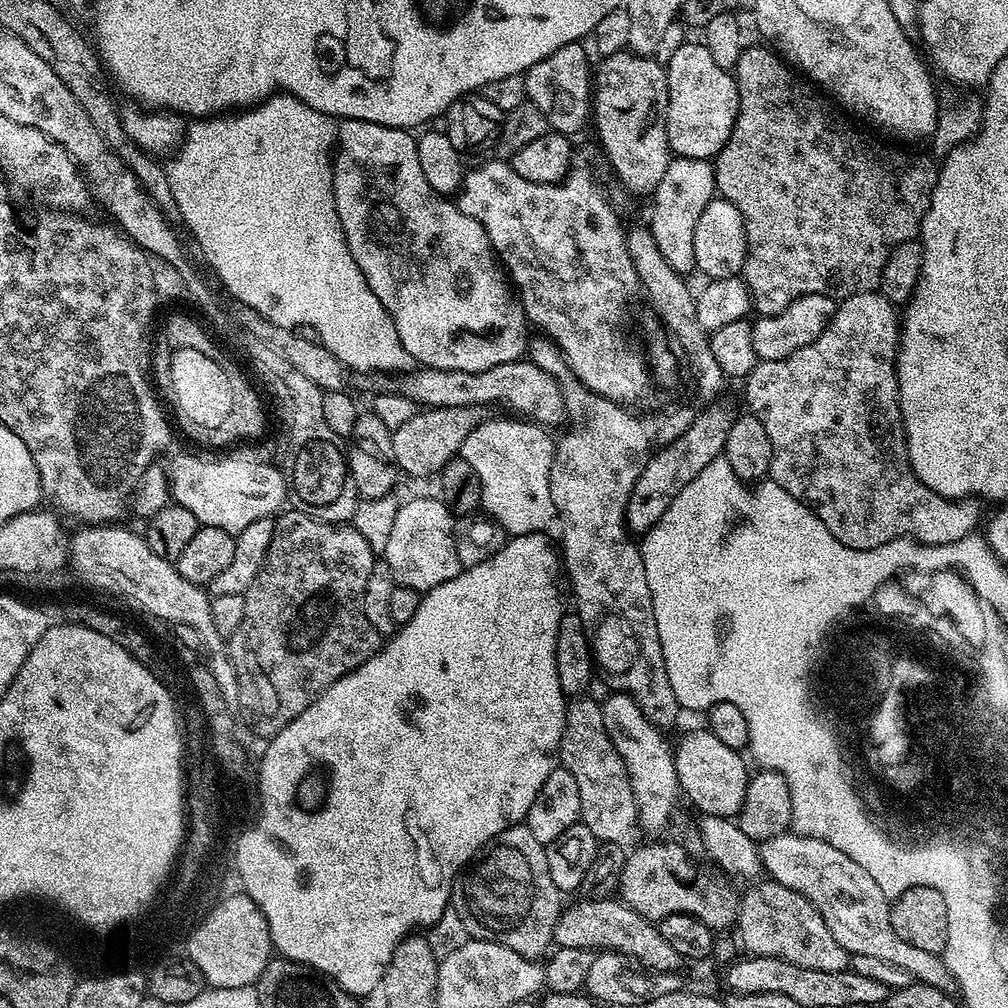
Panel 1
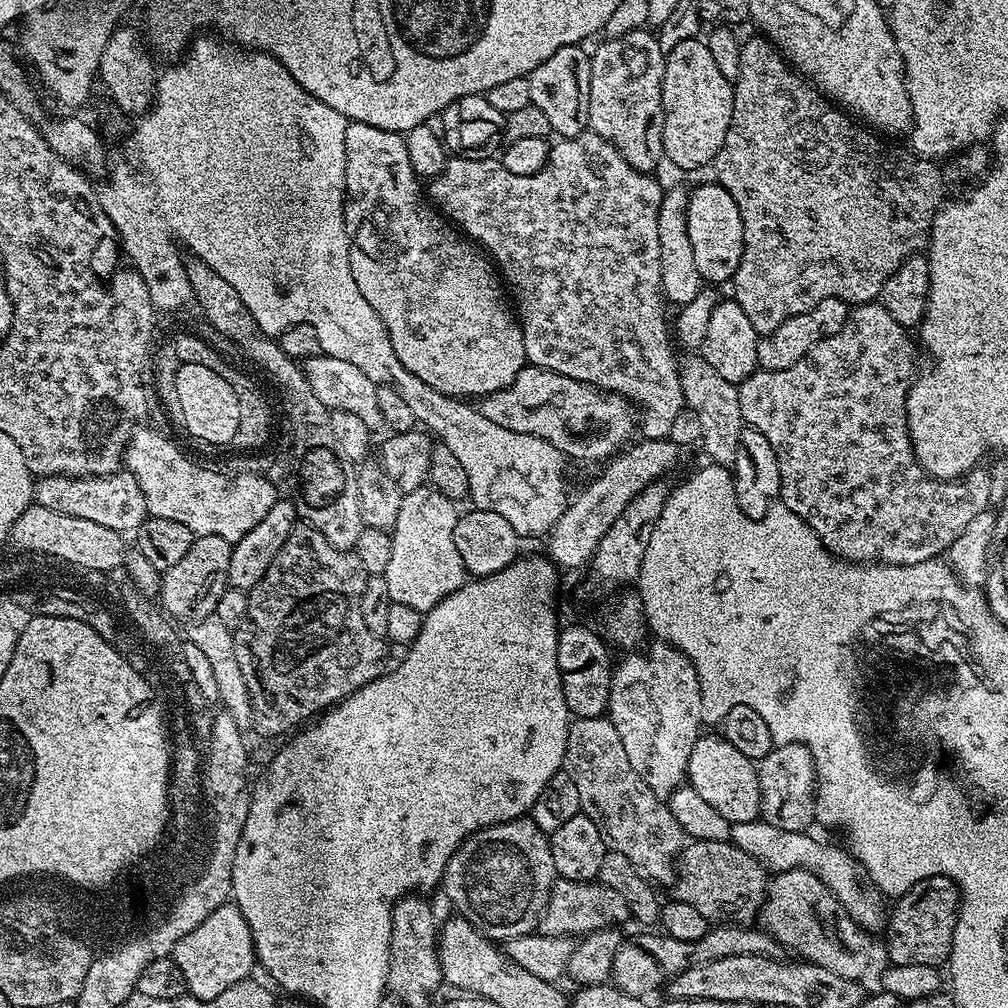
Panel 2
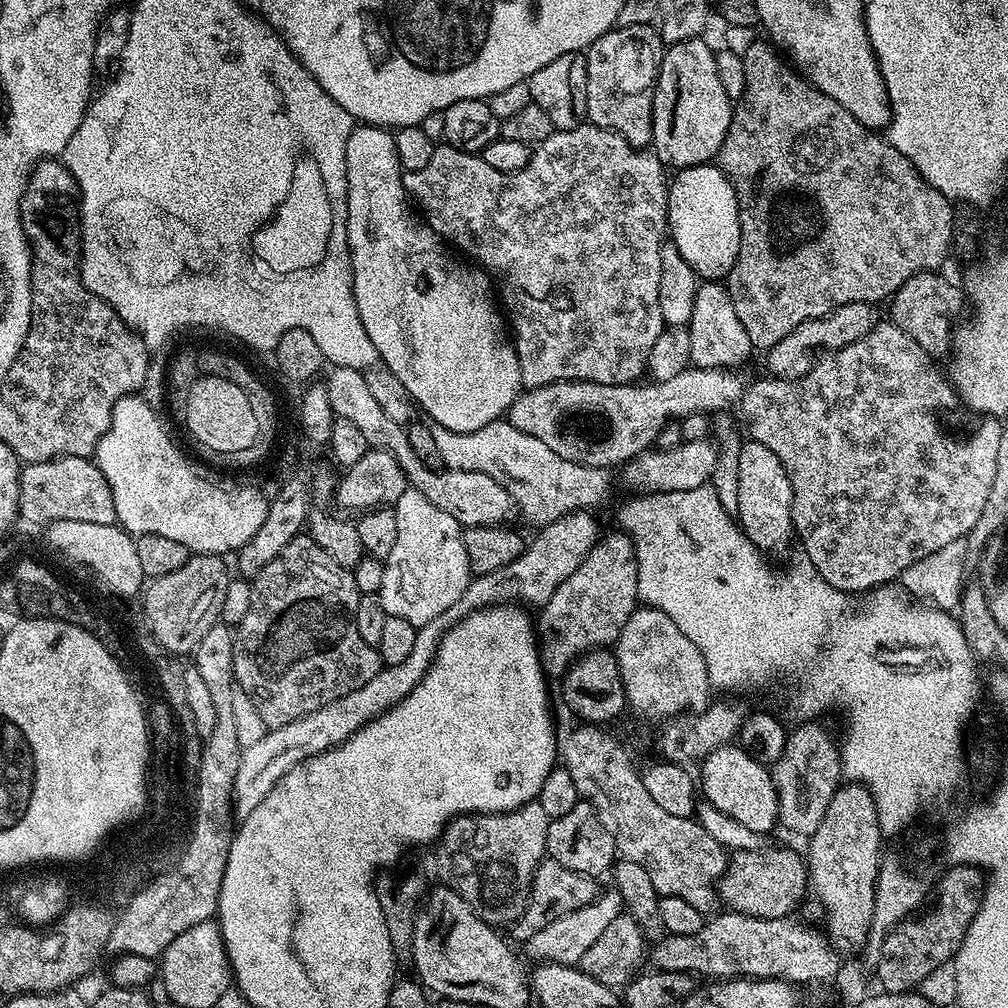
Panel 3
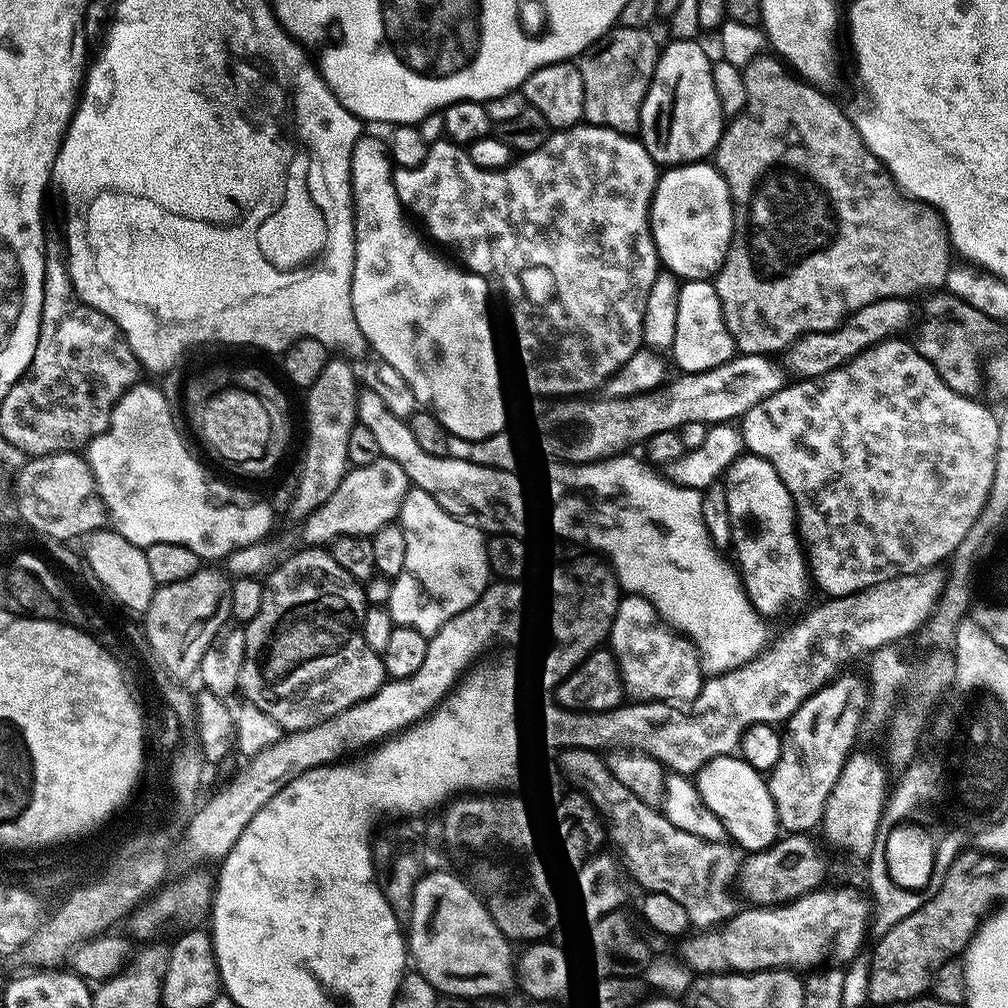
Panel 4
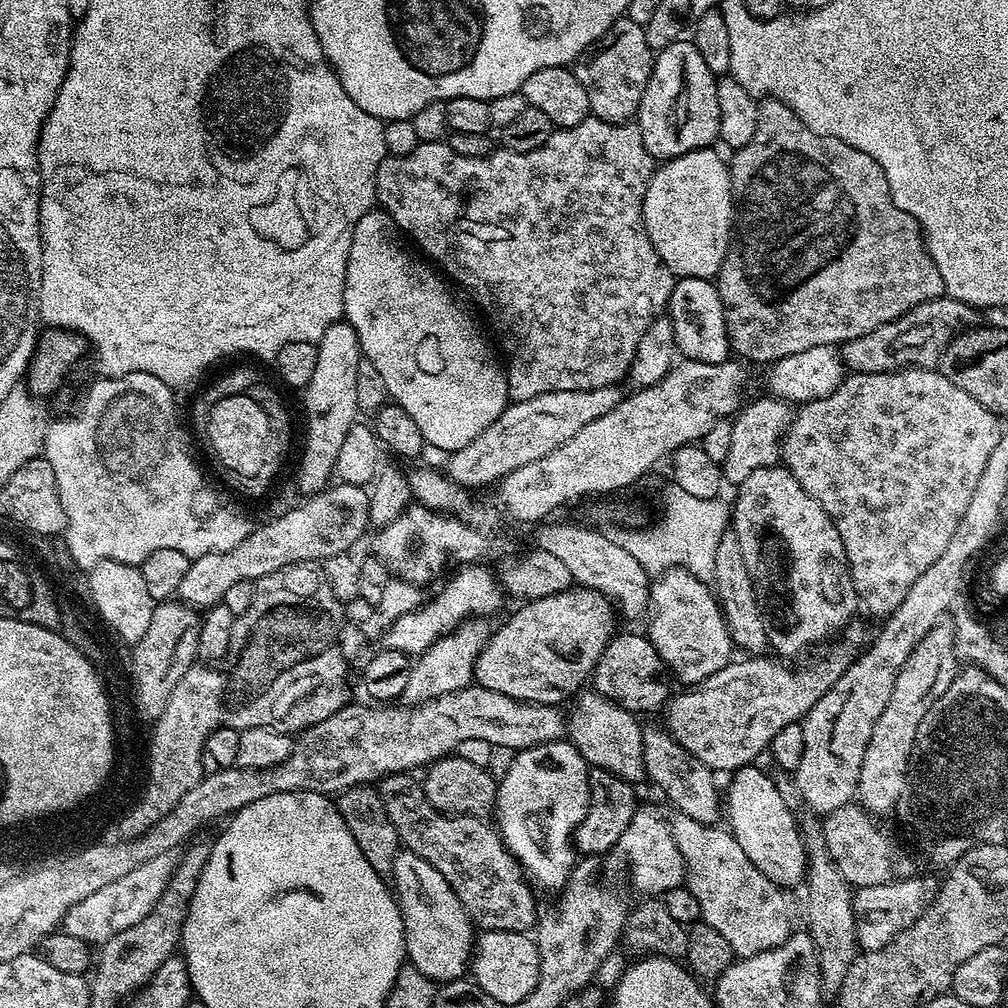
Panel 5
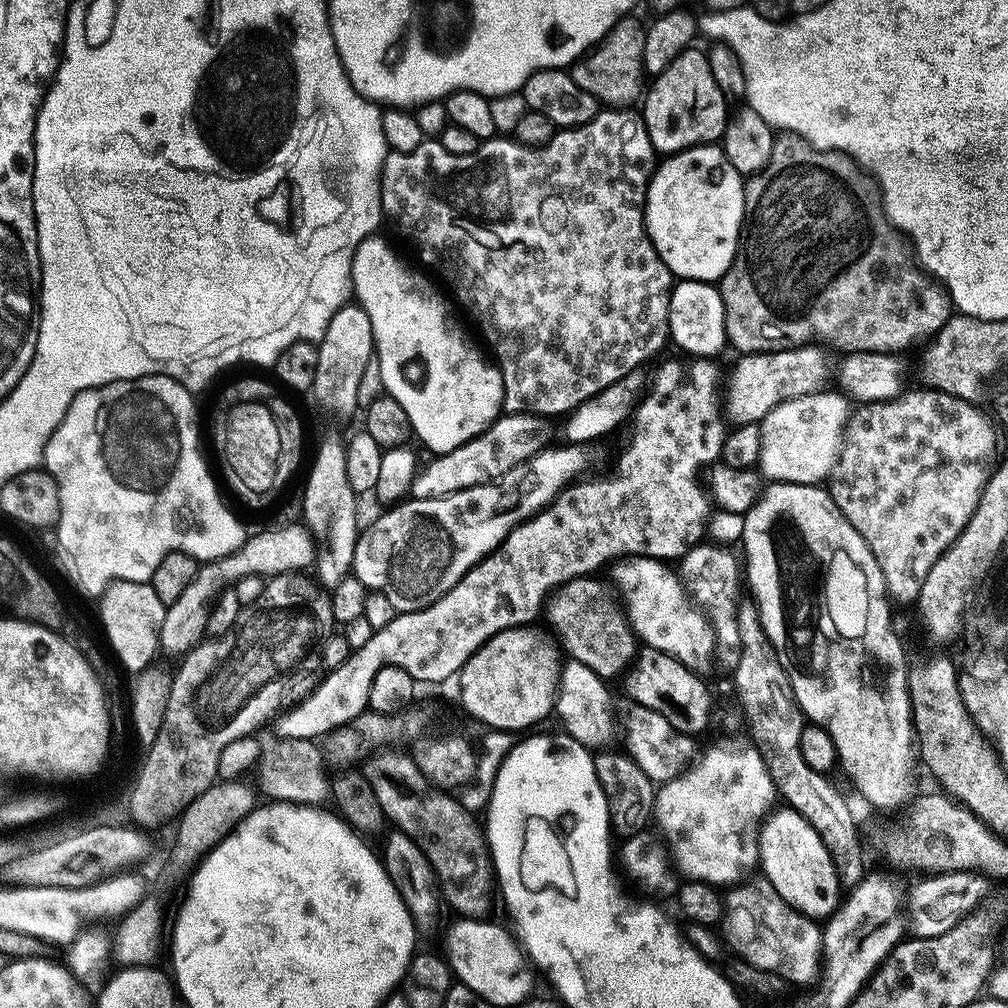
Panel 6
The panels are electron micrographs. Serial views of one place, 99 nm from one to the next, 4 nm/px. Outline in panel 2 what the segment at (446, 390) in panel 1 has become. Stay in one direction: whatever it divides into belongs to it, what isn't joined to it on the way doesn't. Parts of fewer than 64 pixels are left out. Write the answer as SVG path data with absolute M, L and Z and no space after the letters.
M525 366L512 384L483 397L478 407L483 416L513 437L530 434L542 438L569 461L607 461L633 439L632 432L634 436L634 408L627 398L545 368Z

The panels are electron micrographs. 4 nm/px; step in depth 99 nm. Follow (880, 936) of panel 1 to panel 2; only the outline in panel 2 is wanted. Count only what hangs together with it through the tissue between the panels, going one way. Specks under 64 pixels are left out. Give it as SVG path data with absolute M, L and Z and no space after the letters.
M762 818L731 825L730 842L738 846L738 850L746 850L746 854L763 864L769 873L789 872L795 868L805 868L807 872L812 872L836 895L836 900L844 907L846 914L865 932L875 934L879 928L881 931L885 927L885 901L881 893L866 882L865 873L851 851L843 847L840 849L836 844L823 844L808 832L778 830L778 826L770 826L770 822Z

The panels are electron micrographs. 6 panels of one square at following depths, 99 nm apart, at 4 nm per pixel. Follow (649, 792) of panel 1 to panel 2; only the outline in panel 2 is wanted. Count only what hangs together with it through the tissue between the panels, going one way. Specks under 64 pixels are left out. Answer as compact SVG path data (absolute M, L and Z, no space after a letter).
M659 638L653 641L643 650L629 651L625 655L628 657L613 667L606 716L612 721L614 730L618 730L618 738L622 738L622 747L626 749L626 758L630 758L630 766L642 774L642 782L646 782L656 796L667 798L687 781L690 750L694 750L694 742L702 734L700 723L705 723L706 718L702 714L700 683L692 660L673 644L666 644Z

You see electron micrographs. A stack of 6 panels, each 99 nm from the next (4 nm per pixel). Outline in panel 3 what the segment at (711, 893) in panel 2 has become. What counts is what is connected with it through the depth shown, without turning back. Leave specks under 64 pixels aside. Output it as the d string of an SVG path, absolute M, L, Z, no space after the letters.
M765 846L759 852L732 852L728 868L721 874L718 885L718 900L727 911L741 912L754 918L783 920L791 917L808 892L808 865L805 857L792 848L771 848Z

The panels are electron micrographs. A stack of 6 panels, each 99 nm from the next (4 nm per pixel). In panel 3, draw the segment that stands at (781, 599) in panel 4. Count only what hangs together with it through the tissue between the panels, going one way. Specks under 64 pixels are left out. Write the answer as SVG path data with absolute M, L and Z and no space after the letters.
M748 438L741 446L738 455L738 510L735 519L740 529L750 538L756 548L768 552L784 552L788 543L793 543L792 527L792 487L790 478L786 478L786 470L774 450L766 450L762 442Z

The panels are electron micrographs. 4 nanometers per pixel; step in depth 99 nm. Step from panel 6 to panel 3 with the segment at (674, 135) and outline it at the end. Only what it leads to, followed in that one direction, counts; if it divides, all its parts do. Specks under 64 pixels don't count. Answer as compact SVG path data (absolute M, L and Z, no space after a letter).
M705 40L678 42L660 59L652 103L650 148L672 170L709 163L719 153L732 121L734 104L718 78L716 52Z

